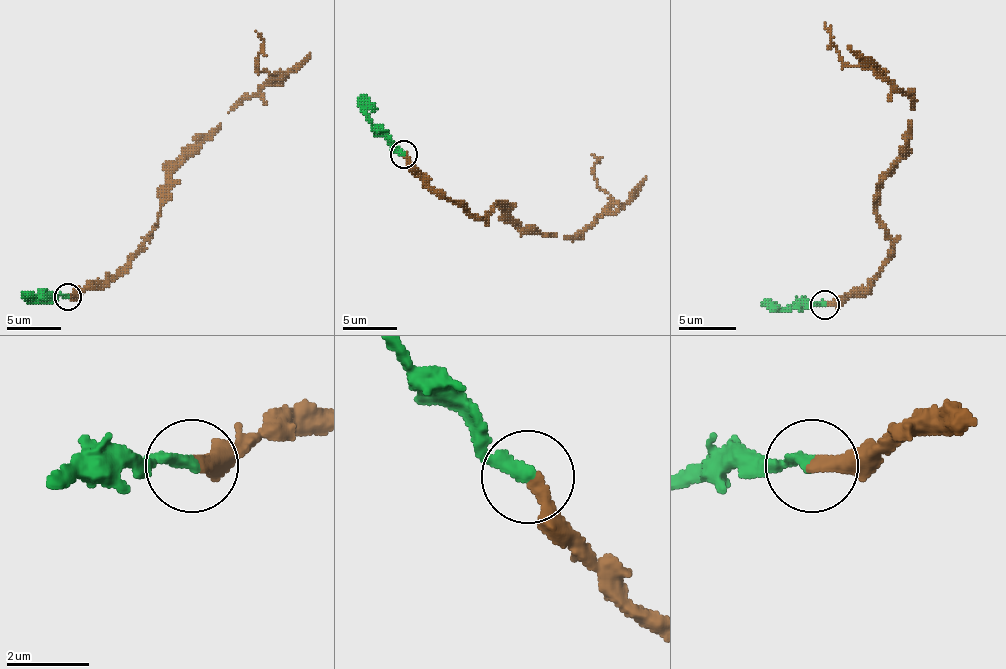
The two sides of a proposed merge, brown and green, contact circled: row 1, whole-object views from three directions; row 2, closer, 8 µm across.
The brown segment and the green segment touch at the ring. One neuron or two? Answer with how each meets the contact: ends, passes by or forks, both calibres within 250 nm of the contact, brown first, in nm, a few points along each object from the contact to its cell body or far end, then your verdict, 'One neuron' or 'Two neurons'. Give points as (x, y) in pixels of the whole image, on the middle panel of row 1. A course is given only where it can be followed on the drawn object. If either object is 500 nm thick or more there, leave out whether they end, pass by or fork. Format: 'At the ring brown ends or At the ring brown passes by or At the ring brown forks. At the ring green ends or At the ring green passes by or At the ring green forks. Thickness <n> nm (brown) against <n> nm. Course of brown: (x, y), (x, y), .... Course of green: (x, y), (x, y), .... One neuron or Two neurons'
At the ring brown ends. At the ring green ends. Thickness 340 nm (brown) against 360 nm. Course of brown: (404, 155), (472, 214), (486, 217), (496, 204), (524, 228), (575, 236), (613, 201), (597, 184), (591, 155). Course of green: (404, 155), (363, 111), (361, 95). One neuron

